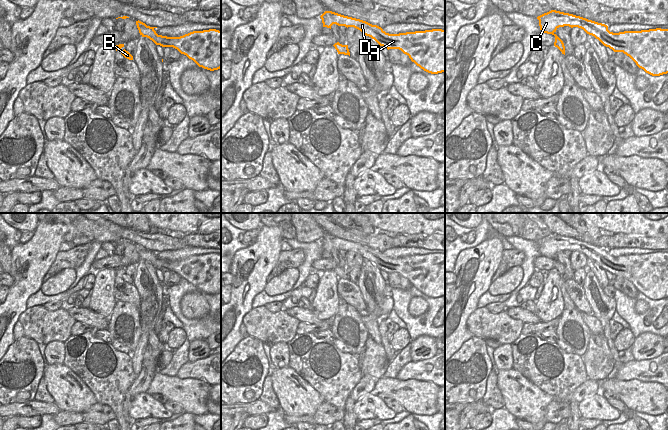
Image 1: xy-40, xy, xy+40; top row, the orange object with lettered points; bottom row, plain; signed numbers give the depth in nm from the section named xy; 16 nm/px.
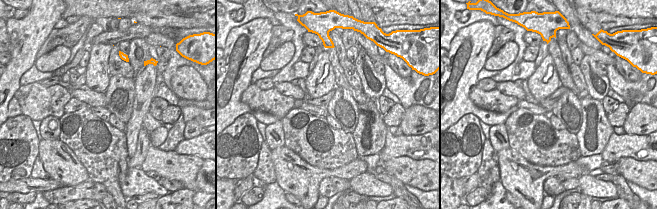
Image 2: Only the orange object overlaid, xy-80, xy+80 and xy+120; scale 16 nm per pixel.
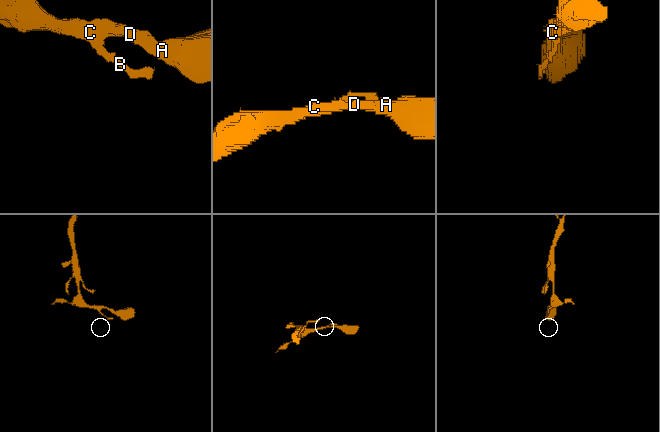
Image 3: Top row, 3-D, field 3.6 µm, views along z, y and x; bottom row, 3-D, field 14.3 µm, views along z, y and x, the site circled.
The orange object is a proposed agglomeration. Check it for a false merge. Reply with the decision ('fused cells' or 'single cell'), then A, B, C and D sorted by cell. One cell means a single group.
single cell | A B C D

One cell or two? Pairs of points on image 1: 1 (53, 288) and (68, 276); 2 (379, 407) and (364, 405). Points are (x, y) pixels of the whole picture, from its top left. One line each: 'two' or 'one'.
1: one
2: one

